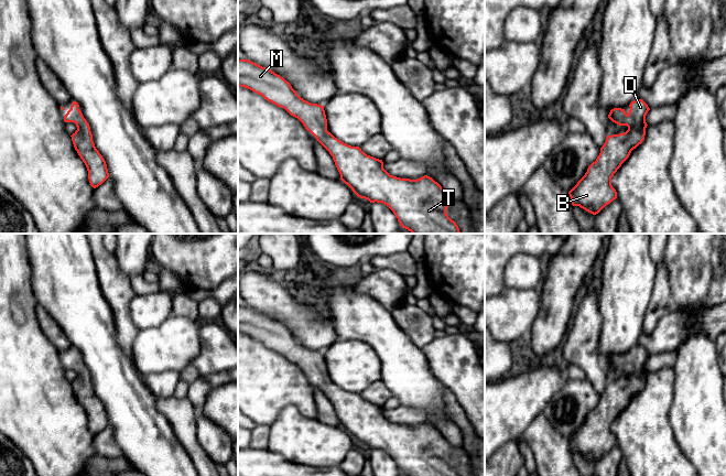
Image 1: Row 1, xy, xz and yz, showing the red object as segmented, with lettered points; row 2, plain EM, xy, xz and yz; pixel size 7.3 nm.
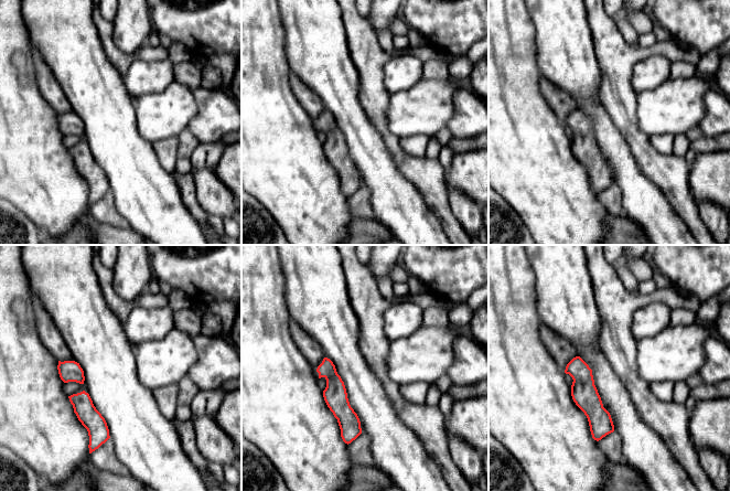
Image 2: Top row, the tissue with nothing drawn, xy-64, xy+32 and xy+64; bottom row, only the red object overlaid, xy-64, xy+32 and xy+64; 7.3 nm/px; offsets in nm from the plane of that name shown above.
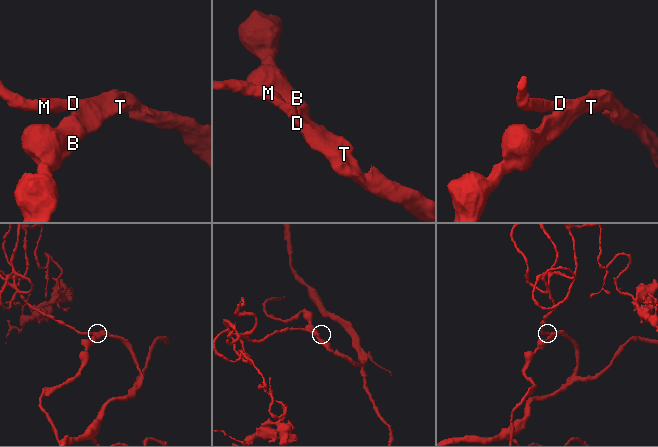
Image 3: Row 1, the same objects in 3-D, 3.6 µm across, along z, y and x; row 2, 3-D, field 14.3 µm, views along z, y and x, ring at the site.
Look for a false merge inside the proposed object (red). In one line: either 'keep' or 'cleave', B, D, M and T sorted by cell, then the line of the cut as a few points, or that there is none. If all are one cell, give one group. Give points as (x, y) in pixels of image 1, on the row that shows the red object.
keep; groups B D M T; cut none

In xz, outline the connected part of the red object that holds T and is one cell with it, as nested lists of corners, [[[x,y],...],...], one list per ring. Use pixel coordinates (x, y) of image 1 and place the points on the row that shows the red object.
[[[238,60],[238,86],[261,95],[268,101],[284,108],[291,116],[297,118],[333,156],[340,180],[358,197],[368,199],[370,203],[387,205],[402,228],[412,234],[460,234],[456,223],[446,214],[451,198],[437,182],[427,175],[418,180],[390,175],[383,169],[382,160],[367,155],[359,147],[348,145],[328,132],[324,106],[311,104],[301,98],[290,83],[280,75],[249,60]]]

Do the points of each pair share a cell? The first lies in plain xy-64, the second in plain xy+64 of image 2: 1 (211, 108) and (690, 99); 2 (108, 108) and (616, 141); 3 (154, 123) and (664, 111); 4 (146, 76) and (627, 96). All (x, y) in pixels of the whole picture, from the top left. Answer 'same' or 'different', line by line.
1: different
2: same
3: same
4: different

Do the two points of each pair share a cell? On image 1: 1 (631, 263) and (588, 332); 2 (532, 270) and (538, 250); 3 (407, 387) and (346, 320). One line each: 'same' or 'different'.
1: different
2: different
3: same

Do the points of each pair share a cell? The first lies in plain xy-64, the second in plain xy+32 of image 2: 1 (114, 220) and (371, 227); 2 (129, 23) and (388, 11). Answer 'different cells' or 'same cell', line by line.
1: different cells
2: same cell

